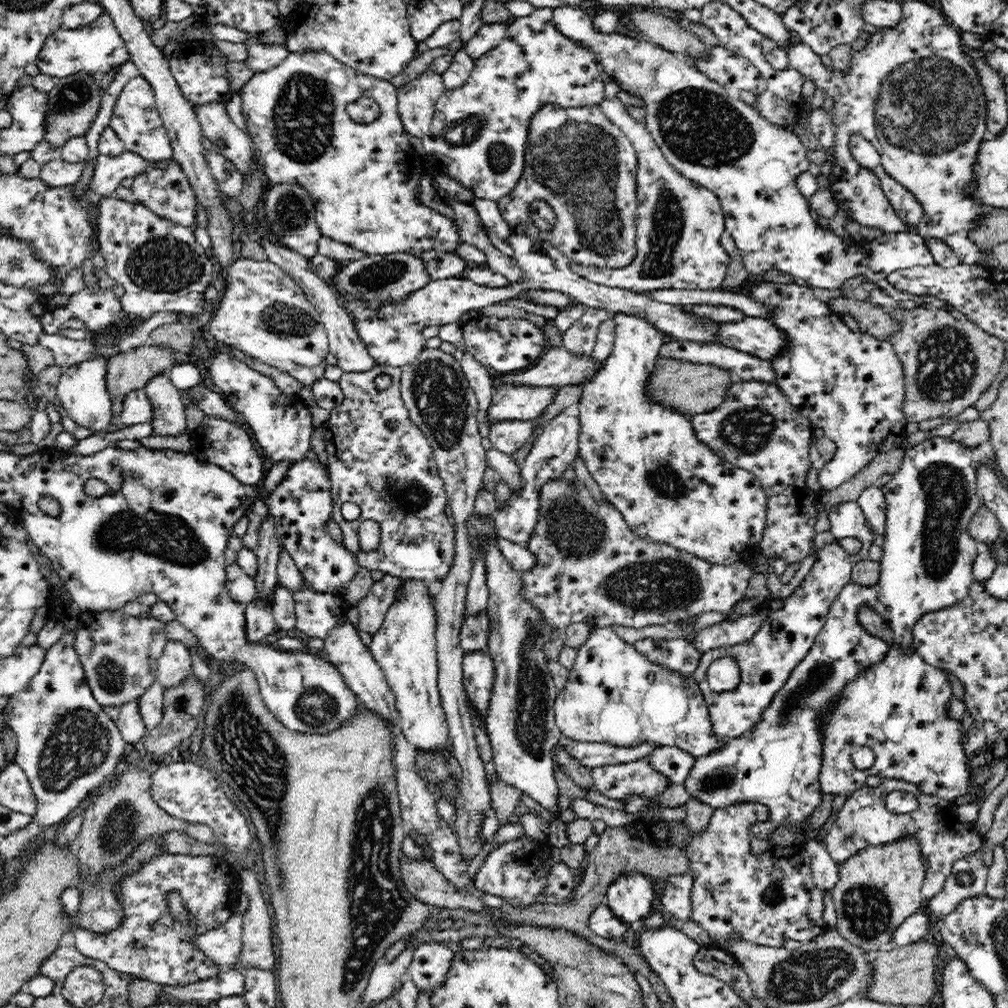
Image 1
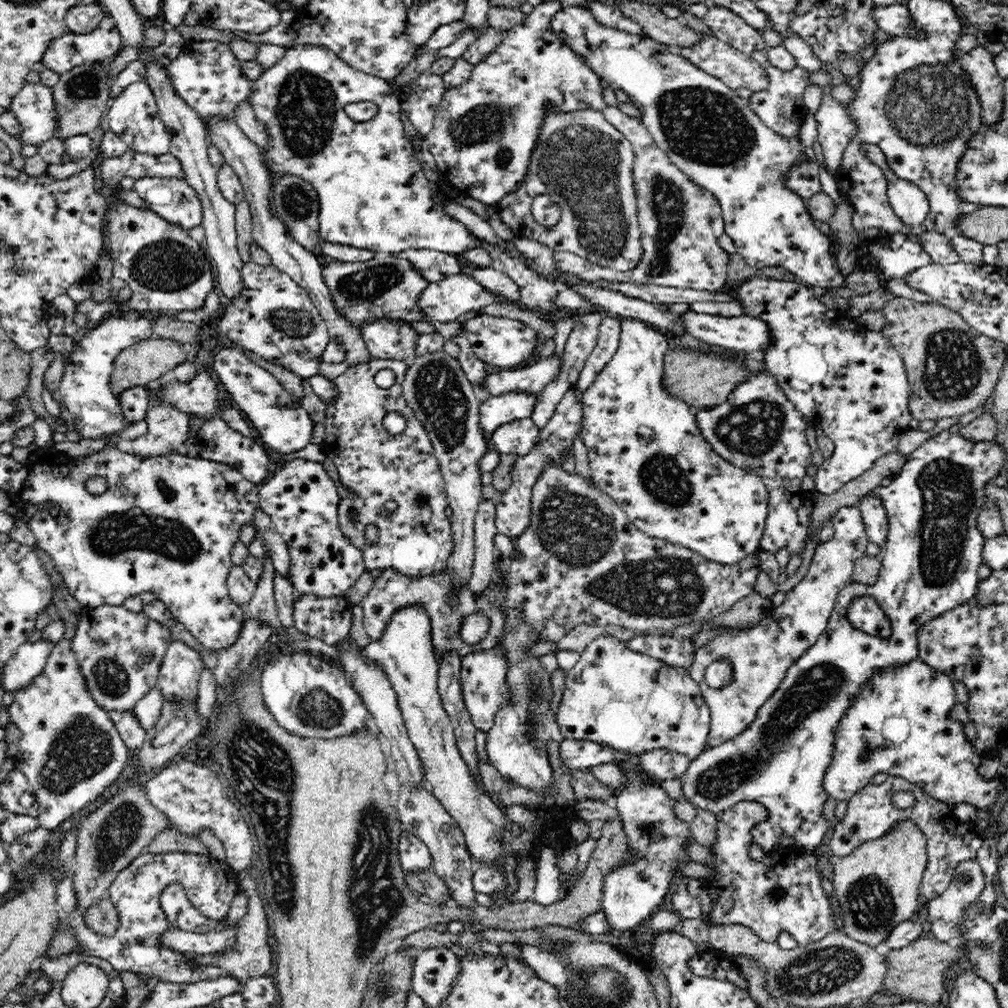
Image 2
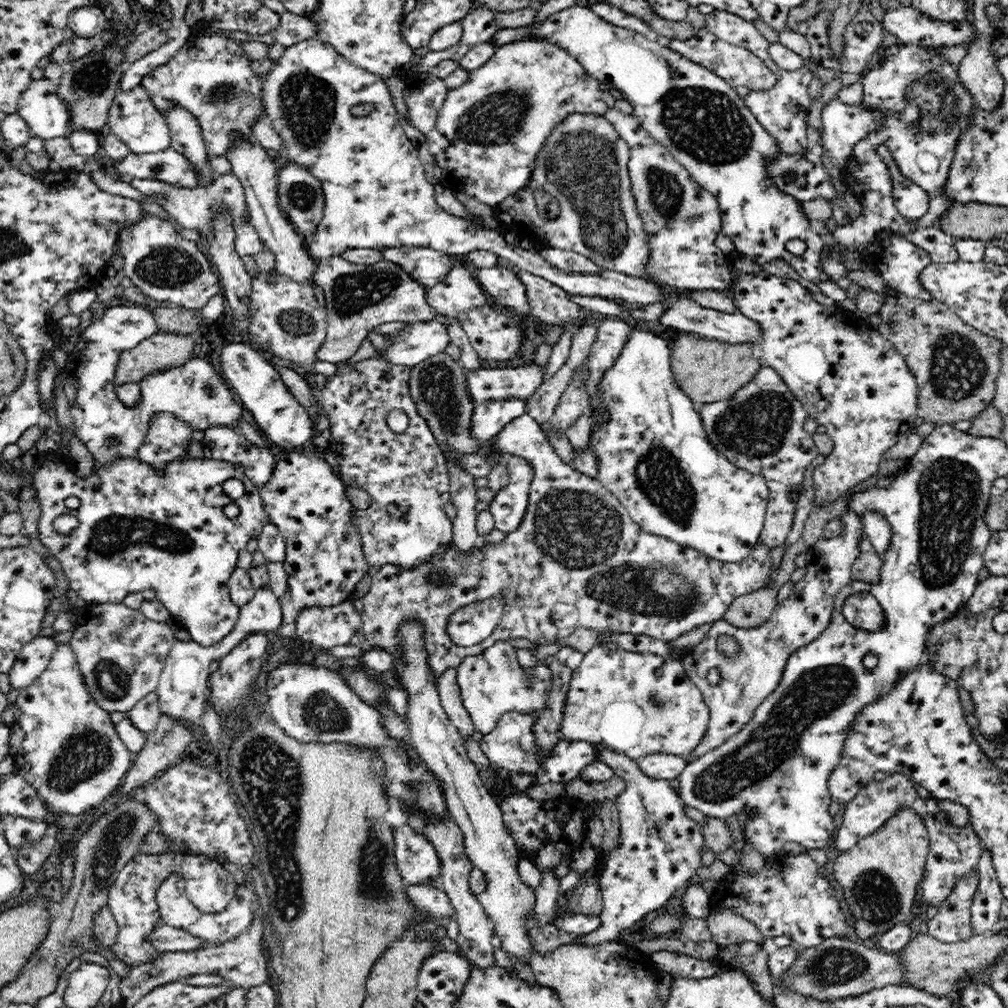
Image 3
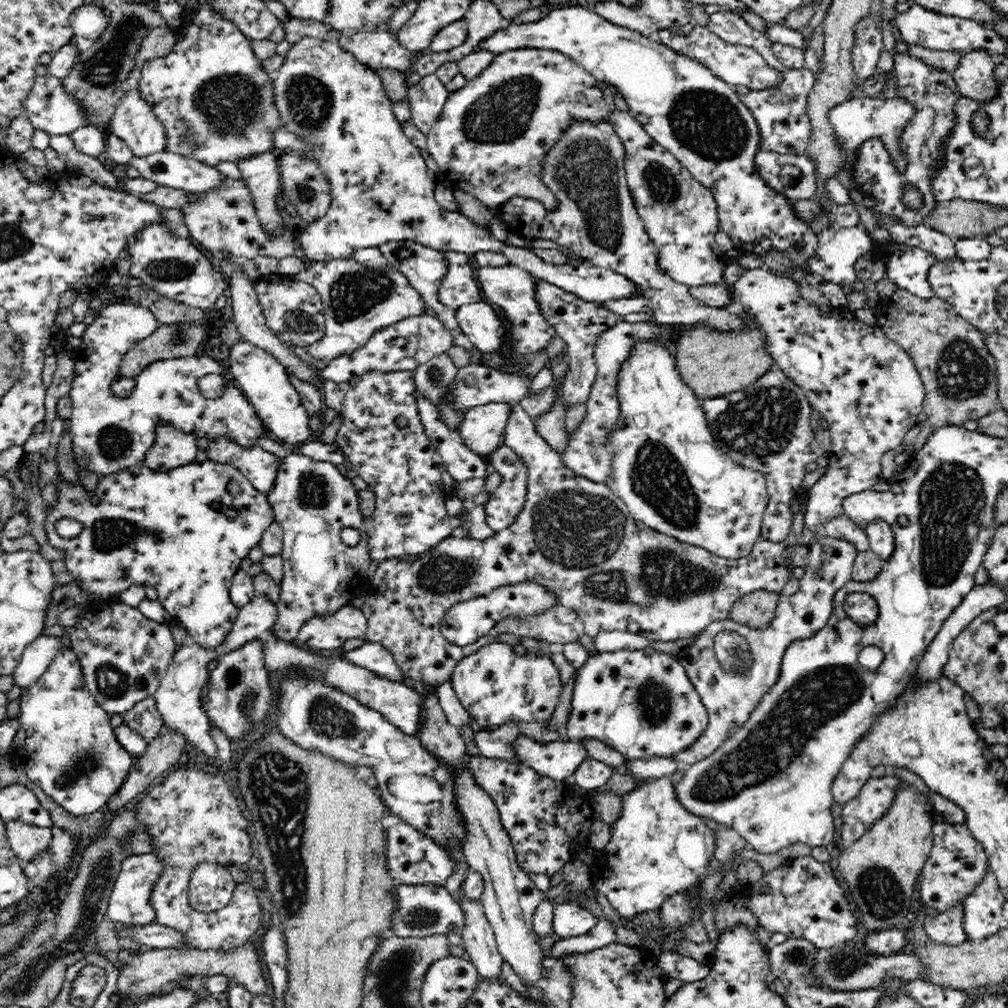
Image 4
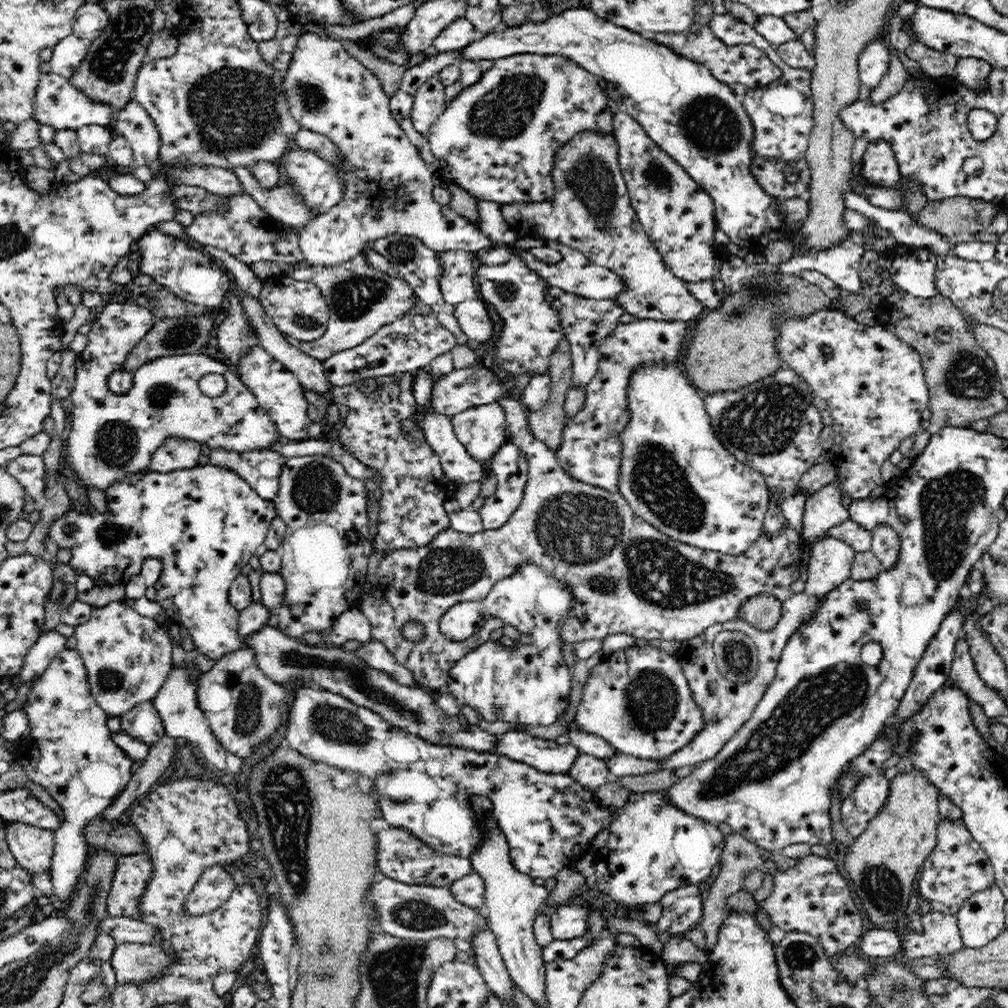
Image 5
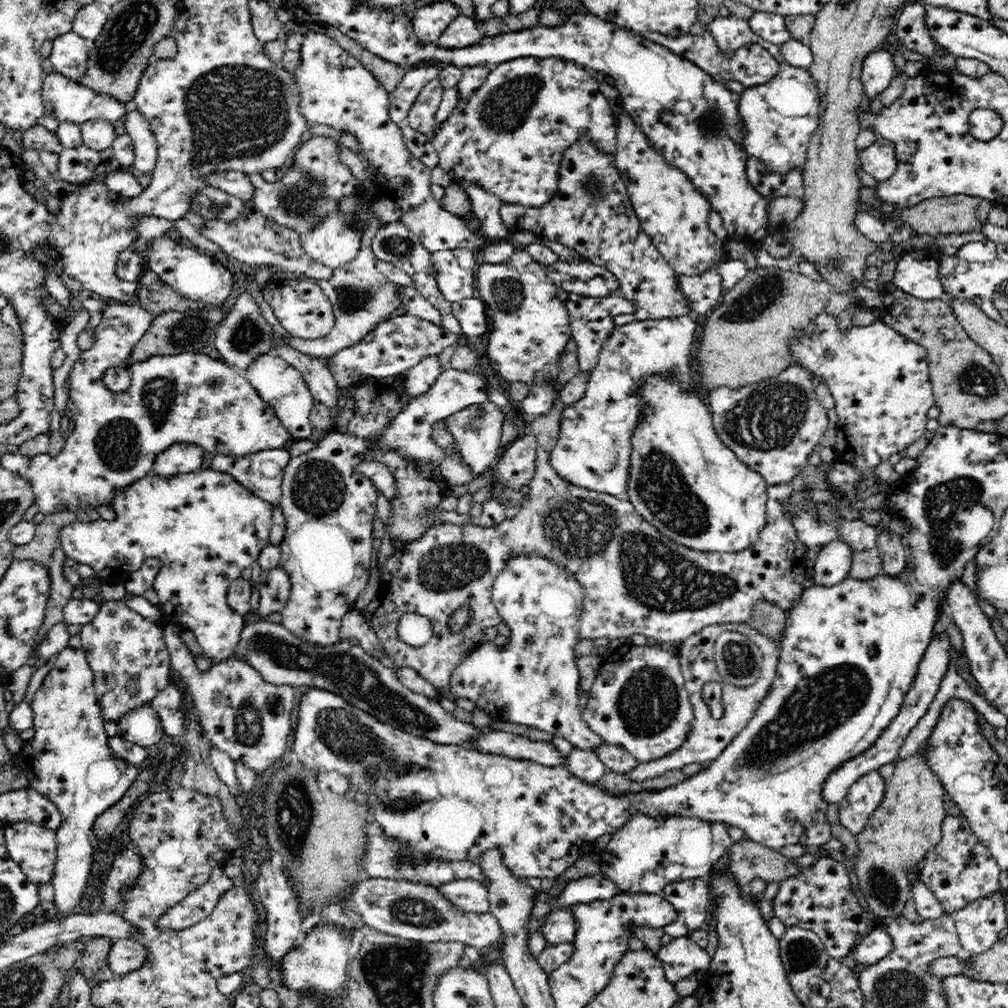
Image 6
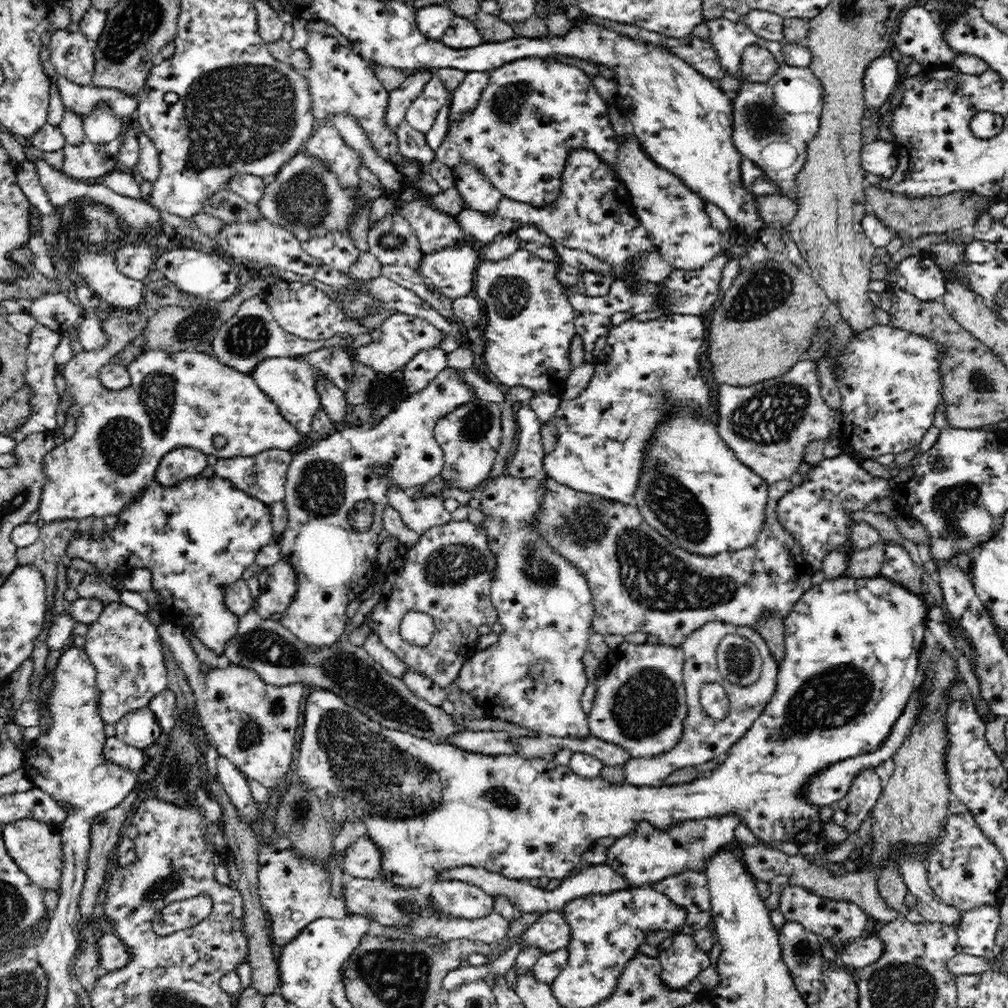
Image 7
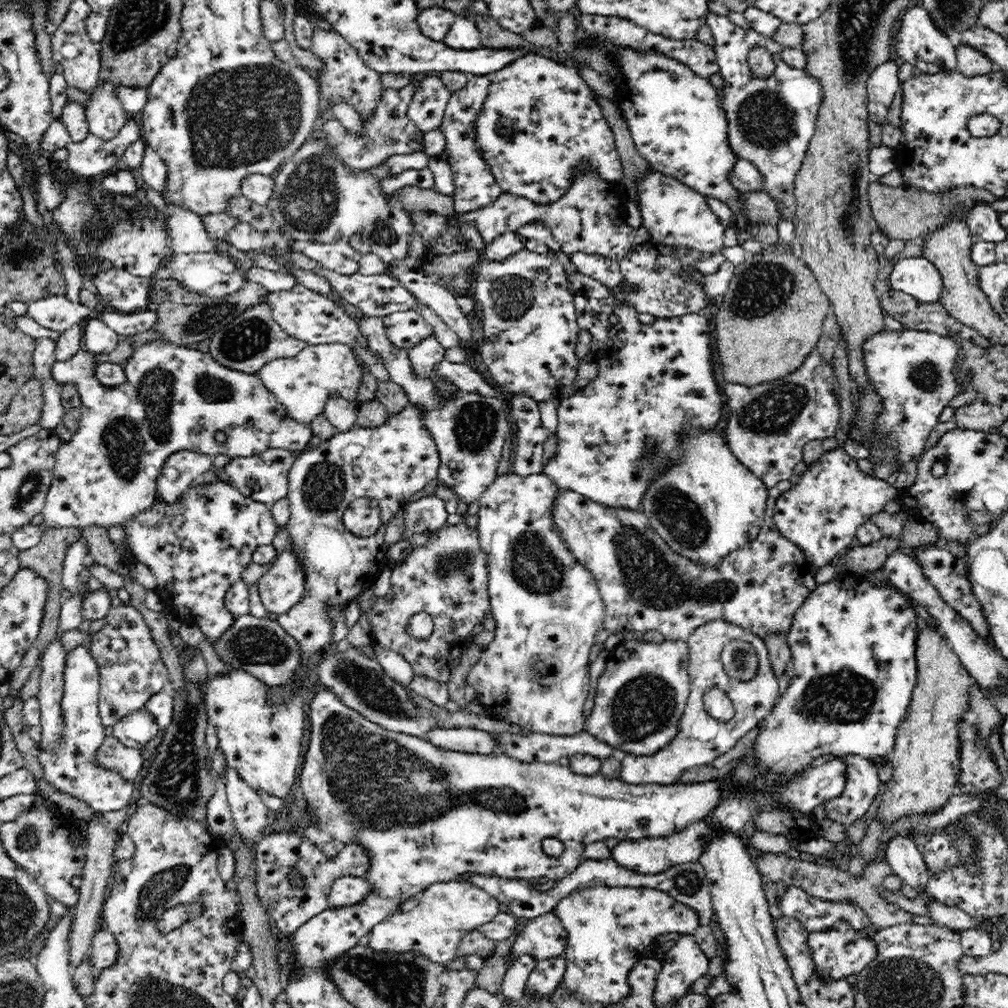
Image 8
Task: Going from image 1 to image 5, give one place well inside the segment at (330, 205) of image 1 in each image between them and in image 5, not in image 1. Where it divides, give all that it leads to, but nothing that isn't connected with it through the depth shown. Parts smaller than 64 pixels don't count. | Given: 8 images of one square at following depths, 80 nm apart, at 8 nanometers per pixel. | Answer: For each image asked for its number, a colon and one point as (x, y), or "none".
2: (372, 193)
3: (376, 195)
4: (380, 192)
5: (387, 189)

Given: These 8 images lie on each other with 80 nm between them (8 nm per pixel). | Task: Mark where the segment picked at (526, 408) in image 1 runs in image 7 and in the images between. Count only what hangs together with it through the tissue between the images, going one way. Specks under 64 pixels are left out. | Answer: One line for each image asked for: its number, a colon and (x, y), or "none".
2: (496, 410)
3: (489, 418)
4: (482, 429)
5: (482, 430)
6: (476, 429)
7: (470, 436)

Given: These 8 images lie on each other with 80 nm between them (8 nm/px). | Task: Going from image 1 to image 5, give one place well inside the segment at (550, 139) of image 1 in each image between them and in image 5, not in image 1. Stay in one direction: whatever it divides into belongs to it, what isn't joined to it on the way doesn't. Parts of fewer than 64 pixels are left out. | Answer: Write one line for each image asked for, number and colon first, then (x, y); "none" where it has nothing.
2: (585, 165)
3: (584, 163)
4: (596, 216)
5: (591, 211)

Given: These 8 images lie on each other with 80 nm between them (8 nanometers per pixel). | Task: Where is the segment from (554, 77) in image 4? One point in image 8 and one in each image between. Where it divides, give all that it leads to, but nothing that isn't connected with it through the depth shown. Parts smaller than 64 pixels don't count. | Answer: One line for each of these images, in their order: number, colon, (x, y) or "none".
5: (497, 139)
6: (508, 137)
7: (534, 111)
8: (540, 122)

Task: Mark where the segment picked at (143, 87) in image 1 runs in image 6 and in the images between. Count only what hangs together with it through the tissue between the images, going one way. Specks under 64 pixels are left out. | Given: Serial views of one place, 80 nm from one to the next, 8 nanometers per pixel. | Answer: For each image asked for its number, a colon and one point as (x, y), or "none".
2: (134, 117)
3: (132, 118)
4: (133, 121)
5: (132, 122)
6: (145, 147)

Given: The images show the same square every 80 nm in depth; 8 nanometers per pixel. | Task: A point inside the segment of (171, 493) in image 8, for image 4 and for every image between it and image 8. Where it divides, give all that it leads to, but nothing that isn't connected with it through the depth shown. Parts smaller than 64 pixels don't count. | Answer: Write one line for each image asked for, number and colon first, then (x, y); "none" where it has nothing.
4: (172, 448)
5: (176, 453)
6: (180, 458)
7: (178, 464)

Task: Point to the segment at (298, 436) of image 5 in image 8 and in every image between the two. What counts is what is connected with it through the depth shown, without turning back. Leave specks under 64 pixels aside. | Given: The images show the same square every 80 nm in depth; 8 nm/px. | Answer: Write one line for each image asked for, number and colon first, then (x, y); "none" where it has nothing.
6: (279, 385)
7: (290, 382)
8: (302, 383)

